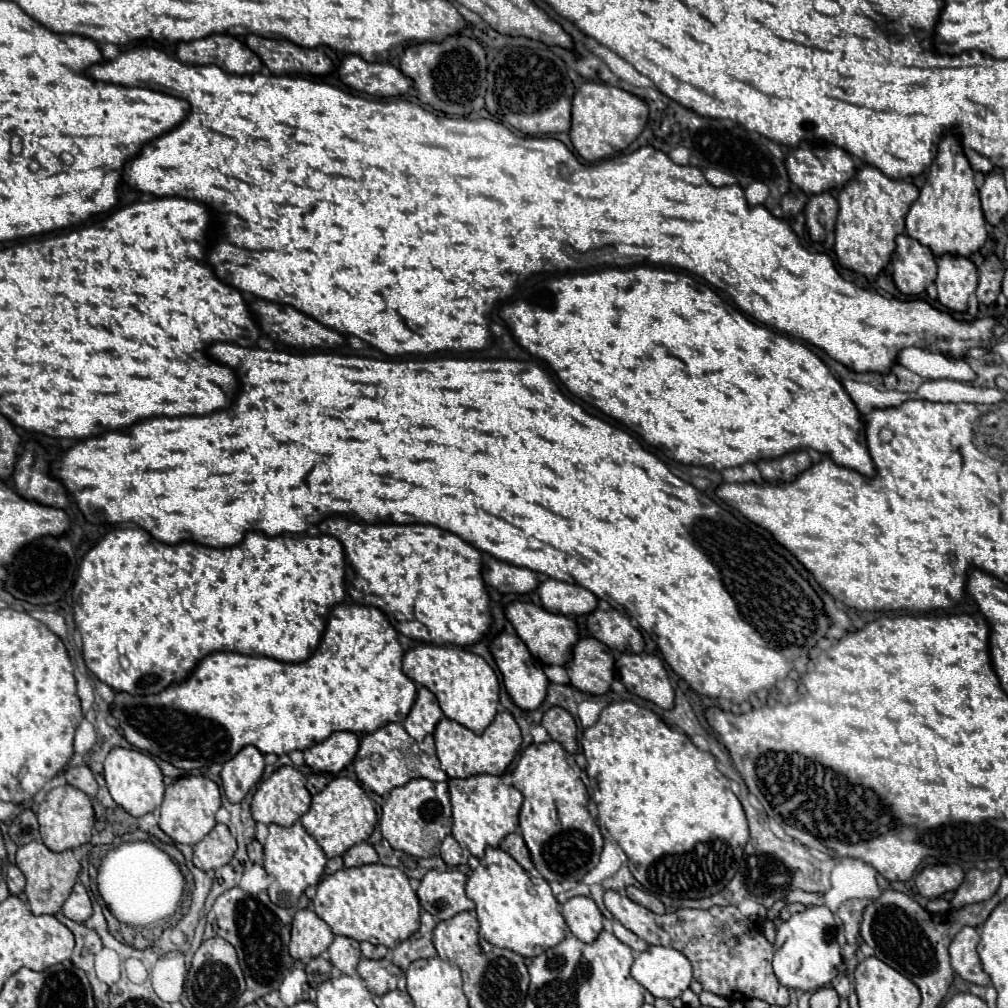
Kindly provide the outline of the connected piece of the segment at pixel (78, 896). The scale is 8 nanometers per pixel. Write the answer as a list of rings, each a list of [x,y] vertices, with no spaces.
[[[77,882],[73,886],[73,892],[69,894],[69,898],[63,902],[63,914],[75,922],[85,922],[93,910],[91,910],[91,900],[89,894],[85,890],[85,886],[81,882]]]

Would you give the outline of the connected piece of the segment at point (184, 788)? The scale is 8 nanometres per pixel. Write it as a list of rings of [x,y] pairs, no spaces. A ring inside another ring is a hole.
[[[185,776],[177,778],[173,784],[167,786],[163,804],[161,804],[161,818],[159,818],[159,828],[173,838],[175,842],[181,844],[197,844],[201,842],[211,828],[217,824],[215,822],[215,812],[221,806],[221,792],[219,786],[205,776]]]

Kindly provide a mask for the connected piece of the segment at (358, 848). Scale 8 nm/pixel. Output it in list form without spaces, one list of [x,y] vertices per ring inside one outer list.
[[[361,842],[343,854],[343,862],[345,862],[345,868],[349,868],[349,866],[375,864],[375,862],[379,862],[379,858],[377,858],[377,852],[373,850],[373,846],[369,842]]]

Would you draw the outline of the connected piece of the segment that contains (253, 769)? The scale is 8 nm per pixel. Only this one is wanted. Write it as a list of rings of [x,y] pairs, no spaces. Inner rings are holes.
[[[245,746],[237,756],[223,764],[223,790],[231,802],[241,802],[245,794],[259,782],[265,768],[263,754],[255,746]]]

